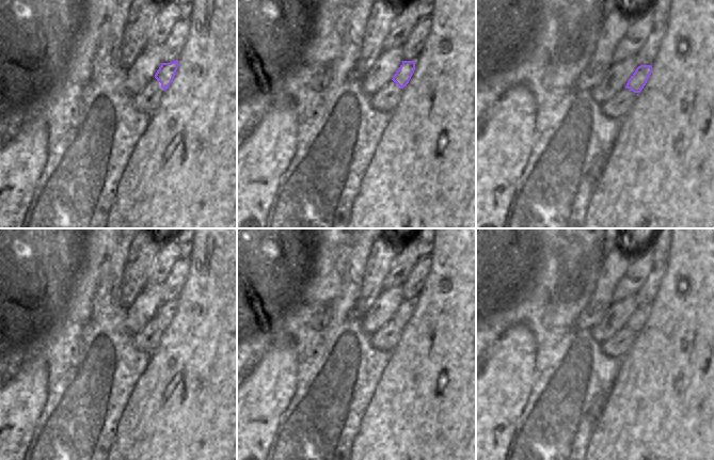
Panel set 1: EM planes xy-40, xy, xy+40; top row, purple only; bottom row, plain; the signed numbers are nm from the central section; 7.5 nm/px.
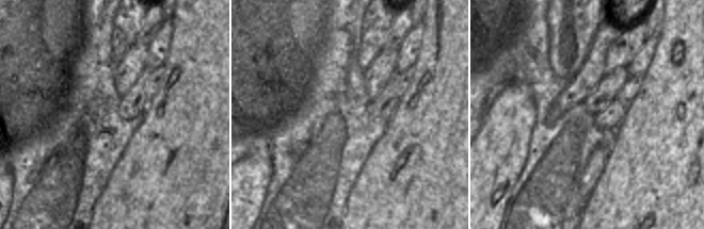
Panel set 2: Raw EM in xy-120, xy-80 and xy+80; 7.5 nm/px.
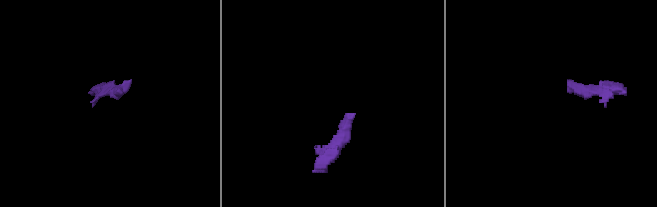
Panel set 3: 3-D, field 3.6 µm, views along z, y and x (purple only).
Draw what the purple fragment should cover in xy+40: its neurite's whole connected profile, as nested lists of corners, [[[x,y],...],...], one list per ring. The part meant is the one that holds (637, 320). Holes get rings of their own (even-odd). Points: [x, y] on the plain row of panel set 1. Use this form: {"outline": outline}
{"outline": [[[640,304],[629,318],[625,328],[640,332],[652,312],[652,304]]]}

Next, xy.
{"outline": [[[402,300],[402,303],[393,316],[393,320],[403,328],[409,322],[415,310],[415,300]]]}

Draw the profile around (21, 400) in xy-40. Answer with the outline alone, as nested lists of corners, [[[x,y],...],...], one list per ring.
[[[43,358],[26,362],[16,376],[0,390],[0,460],[22,460],[35,425],[48,397],[48,365]]]

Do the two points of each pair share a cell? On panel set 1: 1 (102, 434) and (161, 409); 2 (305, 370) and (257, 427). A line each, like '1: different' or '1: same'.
1: different
2: different

